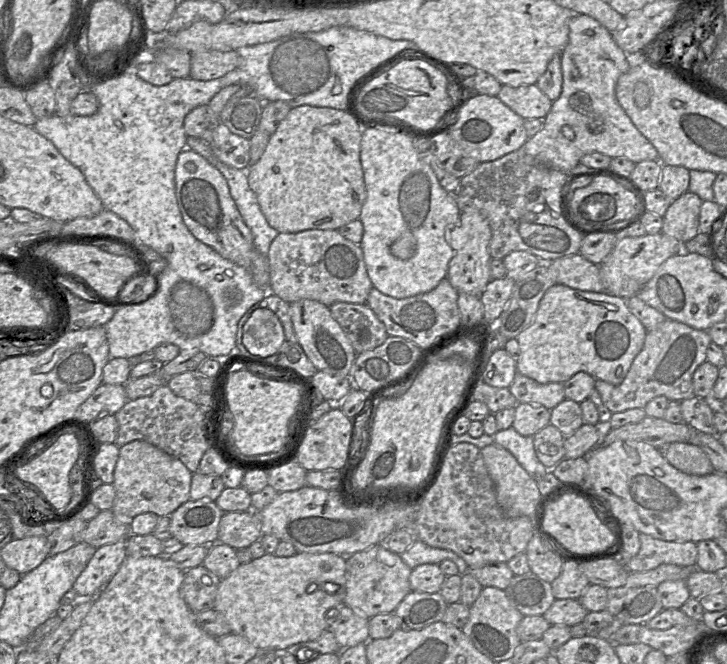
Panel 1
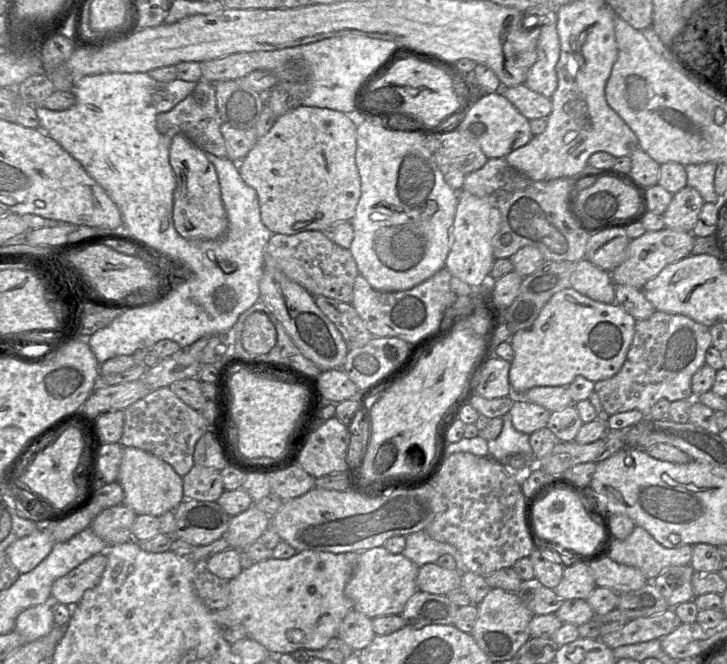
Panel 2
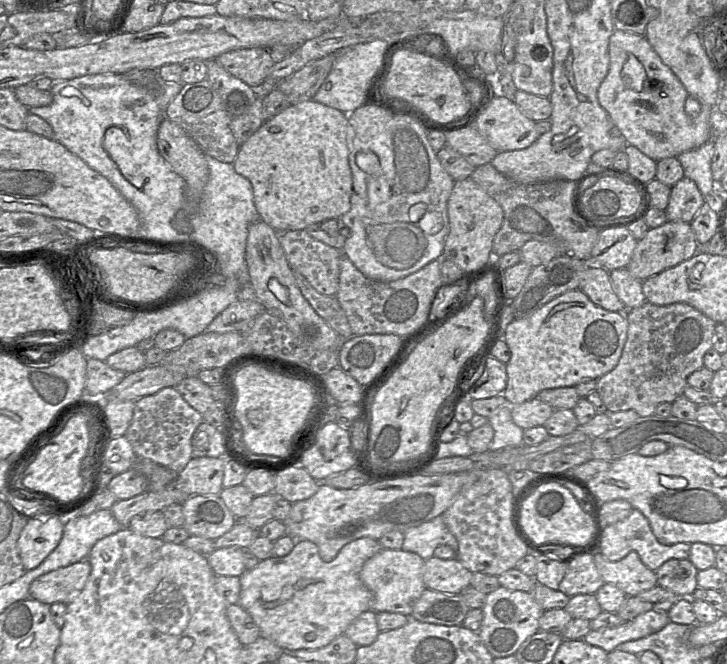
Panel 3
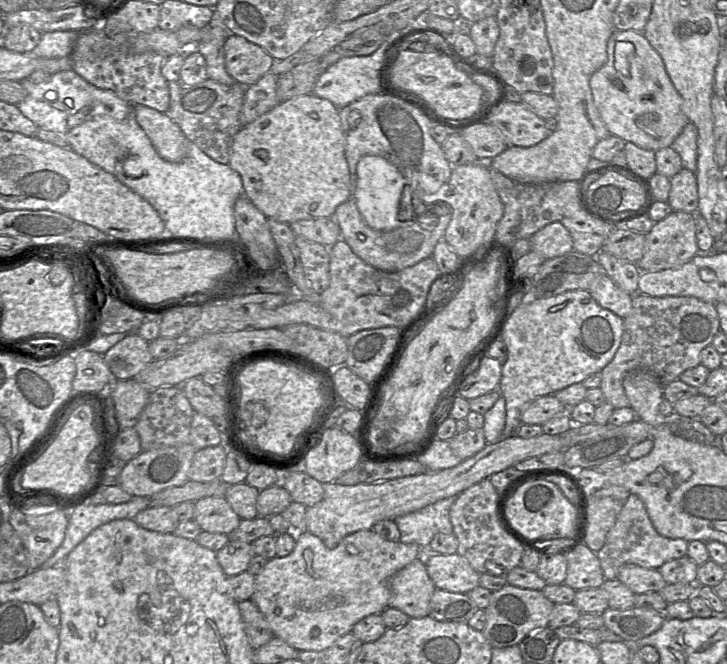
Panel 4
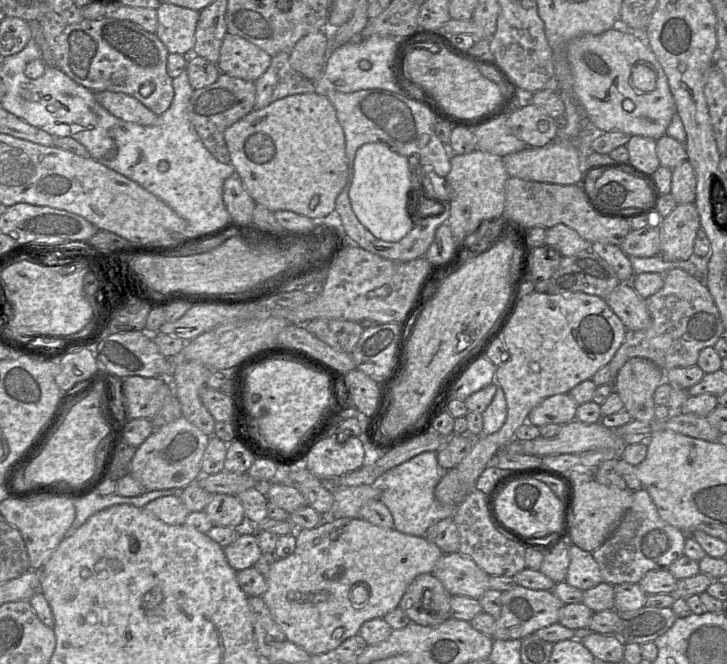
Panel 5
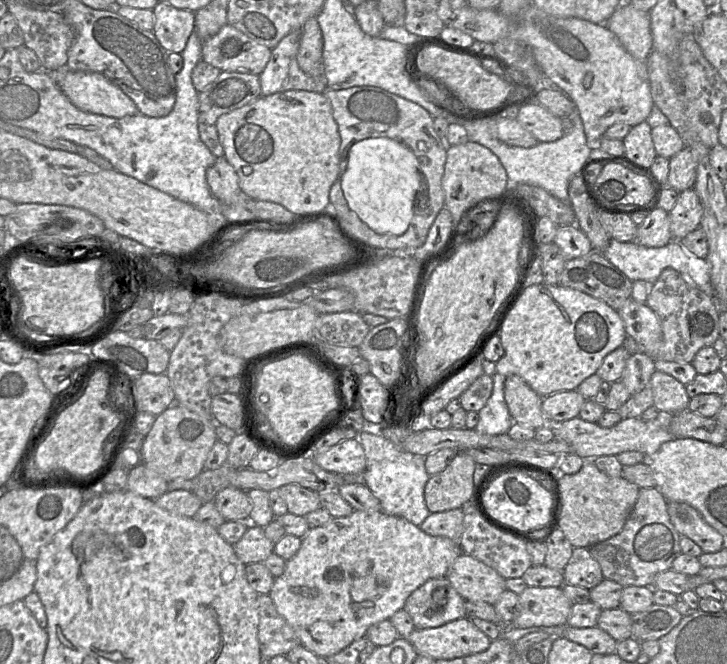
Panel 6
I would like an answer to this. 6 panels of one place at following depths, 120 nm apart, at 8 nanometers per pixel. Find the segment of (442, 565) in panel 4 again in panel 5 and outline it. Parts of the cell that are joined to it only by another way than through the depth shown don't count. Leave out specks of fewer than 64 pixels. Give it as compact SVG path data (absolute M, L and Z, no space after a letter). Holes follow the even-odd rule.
M460 552L443 554L436 562L432 575L451 596L462 595L479 600L490 589L489 574Z

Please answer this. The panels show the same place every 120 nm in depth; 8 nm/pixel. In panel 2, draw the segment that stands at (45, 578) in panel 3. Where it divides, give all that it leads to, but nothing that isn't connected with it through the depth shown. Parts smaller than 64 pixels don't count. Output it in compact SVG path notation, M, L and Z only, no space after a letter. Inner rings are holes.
M106 551L88 558L53 583L51 596L60 604L75 606L86 590L95 587L100 582L107 561Z

